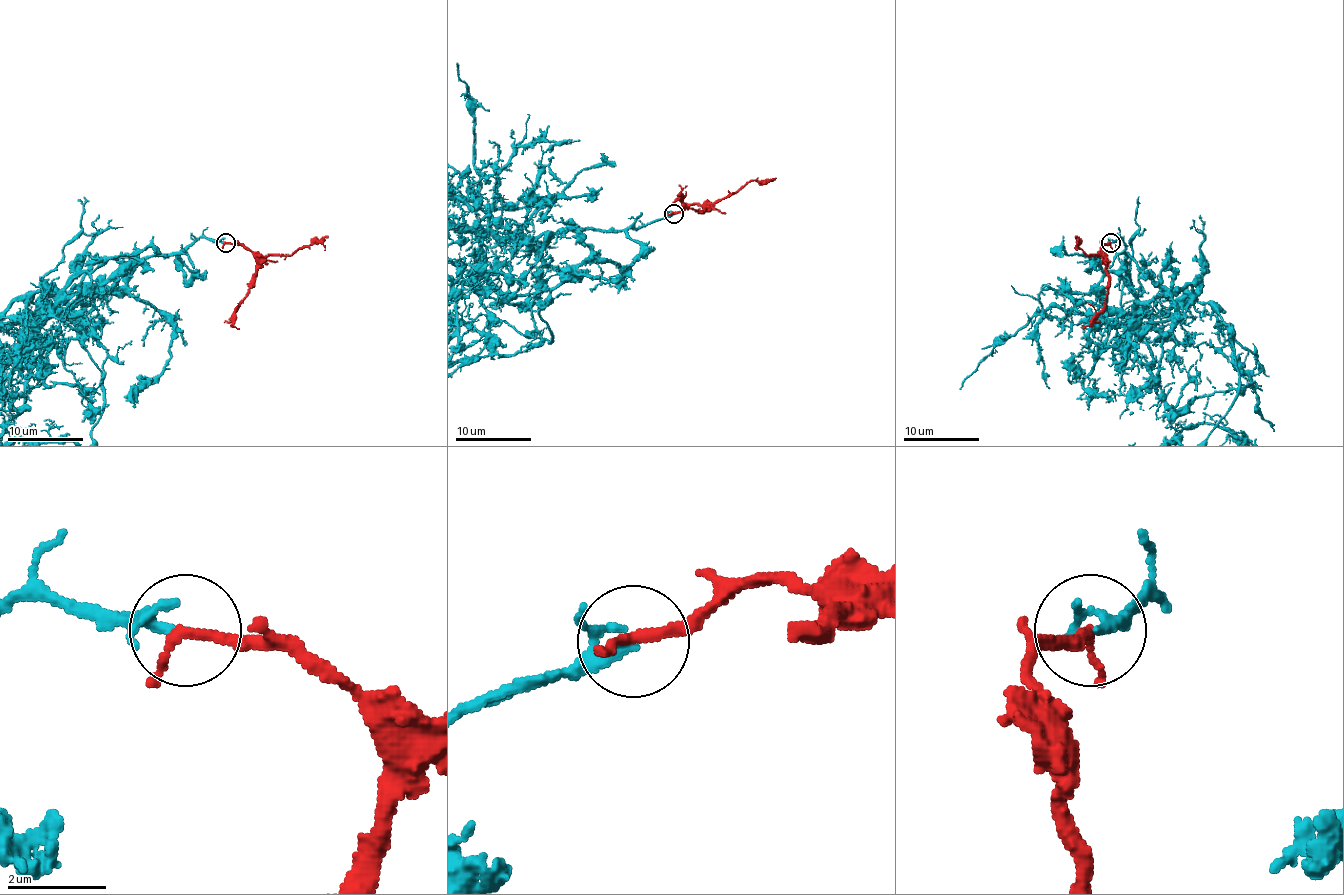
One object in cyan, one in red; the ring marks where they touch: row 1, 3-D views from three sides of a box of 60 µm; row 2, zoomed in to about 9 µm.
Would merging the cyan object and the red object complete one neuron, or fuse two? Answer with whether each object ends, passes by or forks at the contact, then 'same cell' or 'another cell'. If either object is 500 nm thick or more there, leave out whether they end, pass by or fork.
cyan passes by; red passes by; same cell

